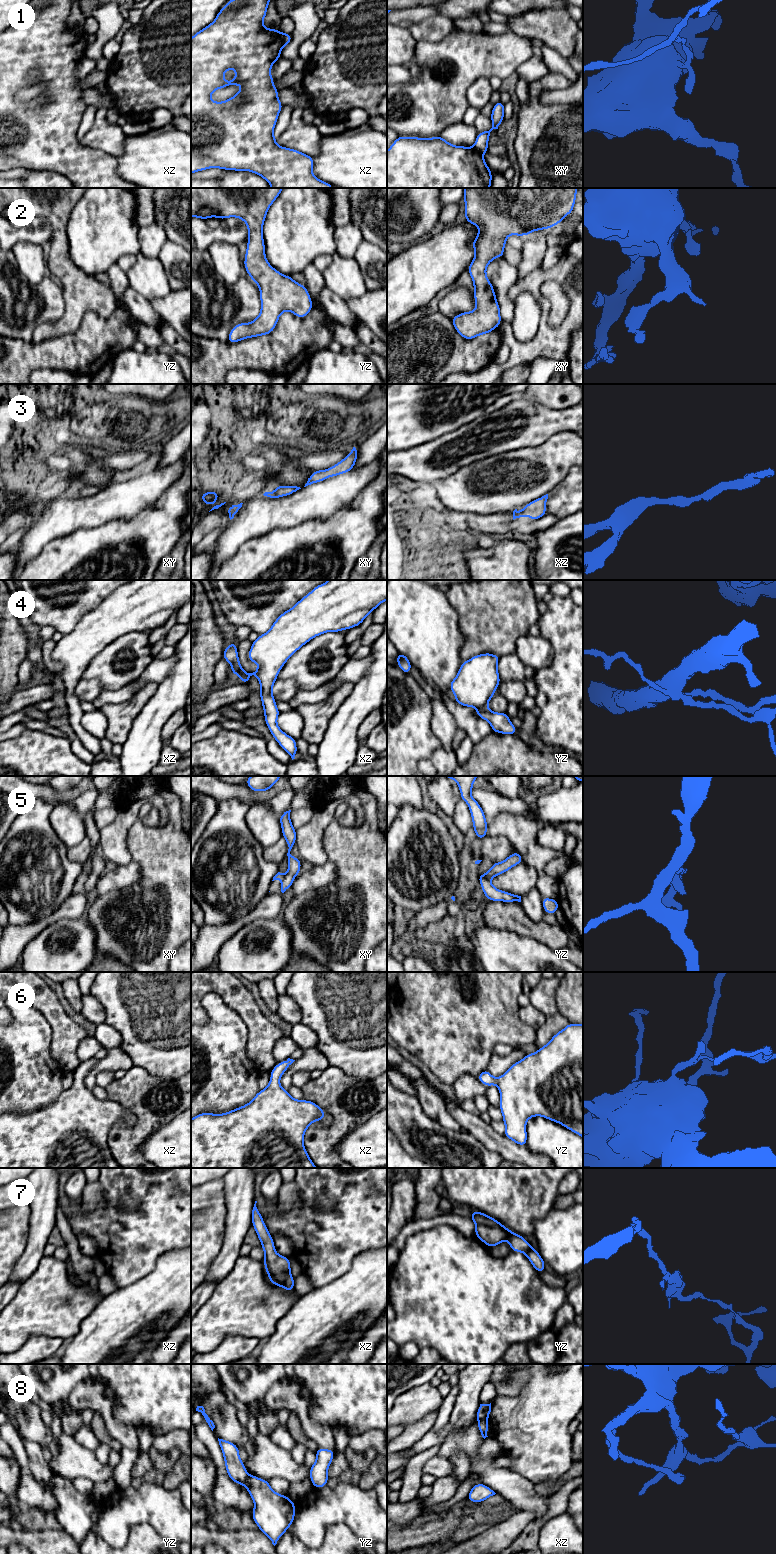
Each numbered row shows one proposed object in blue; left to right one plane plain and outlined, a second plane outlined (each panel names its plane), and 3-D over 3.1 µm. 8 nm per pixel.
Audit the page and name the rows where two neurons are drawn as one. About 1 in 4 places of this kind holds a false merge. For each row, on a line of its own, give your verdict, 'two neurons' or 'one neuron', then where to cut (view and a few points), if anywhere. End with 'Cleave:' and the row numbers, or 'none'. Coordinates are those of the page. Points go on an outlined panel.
1: two neurons | xz (280, 33), (280, 38), (284, 45)
2: one neuron | no cut
3: one neuron | no cut
4: two neurons | yz (486, 706), (477, 710)
5: two neurons | yz (482, 875), (489, 881)
6: one neuron | no cut
7: two neurons | yz (476, 1224), (498, 1226), (508, 1235), (513, 1233)
8: two neurons | yz (249, 1475), (244, 1485)
Cleave: 1, 4, 5, 7, 8

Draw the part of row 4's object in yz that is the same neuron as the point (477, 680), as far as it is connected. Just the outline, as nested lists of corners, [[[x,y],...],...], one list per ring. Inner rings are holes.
[[[483,653],[462,662],[449,686],[459,705],[477,710],[487,707],[501,682],[497,668],[499,659],[498,655]]]

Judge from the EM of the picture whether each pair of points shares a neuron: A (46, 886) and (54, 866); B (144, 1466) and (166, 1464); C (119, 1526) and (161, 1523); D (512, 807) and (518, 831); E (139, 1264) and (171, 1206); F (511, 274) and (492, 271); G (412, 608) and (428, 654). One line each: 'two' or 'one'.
A: one
B: one
C: one
D: two
E: one
F: one
G: one

